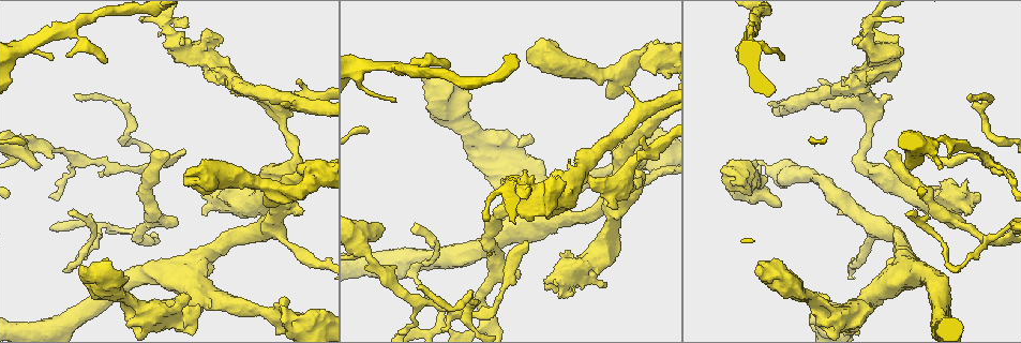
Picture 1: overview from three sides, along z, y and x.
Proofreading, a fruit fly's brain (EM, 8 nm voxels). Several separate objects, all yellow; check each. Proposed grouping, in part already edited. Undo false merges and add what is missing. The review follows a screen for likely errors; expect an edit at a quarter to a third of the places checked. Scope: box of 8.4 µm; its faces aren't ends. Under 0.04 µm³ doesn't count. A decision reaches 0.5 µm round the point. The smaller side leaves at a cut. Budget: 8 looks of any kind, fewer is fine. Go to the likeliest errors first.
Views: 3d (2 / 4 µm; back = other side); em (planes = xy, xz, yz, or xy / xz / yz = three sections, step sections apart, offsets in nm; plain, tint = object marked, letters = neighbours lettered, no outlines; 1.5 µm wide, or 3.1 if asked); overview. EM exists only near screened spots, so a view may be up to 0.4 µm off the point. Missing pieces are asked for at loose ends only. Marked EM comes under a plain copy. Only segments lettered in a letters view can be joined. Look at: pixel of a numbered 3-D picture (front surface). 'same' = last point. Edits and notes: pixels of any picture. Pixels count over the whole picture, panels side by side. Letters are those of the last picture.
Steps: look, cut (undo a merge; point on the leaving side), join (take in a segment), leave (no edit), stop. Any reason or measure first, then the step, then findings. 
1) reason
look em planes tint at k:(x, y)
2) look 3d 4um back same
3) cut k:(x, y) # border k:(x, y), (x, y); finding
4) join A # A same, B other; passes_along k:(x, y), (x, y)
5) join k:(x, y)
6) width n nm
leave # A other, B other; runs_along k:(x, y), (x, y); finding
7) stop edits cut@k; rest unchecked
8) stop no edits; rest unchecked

an open end
look 3d 4um back at 1:(167, 156)

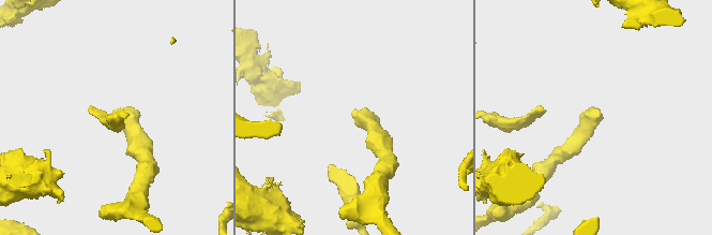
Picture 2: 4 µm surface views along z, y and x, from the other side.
look em planes letters at 2:(596, 114)

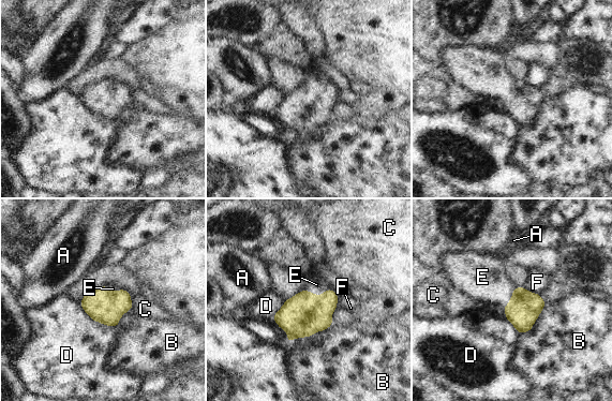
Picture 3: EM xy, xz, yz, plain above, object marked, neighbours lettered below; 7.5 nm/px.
join E # A other, B other, C other, D other, E same, F other; passes_along 3:(306, 313), (317, 296), (316, 284); the cell continues

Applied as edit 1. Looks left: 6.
look overview

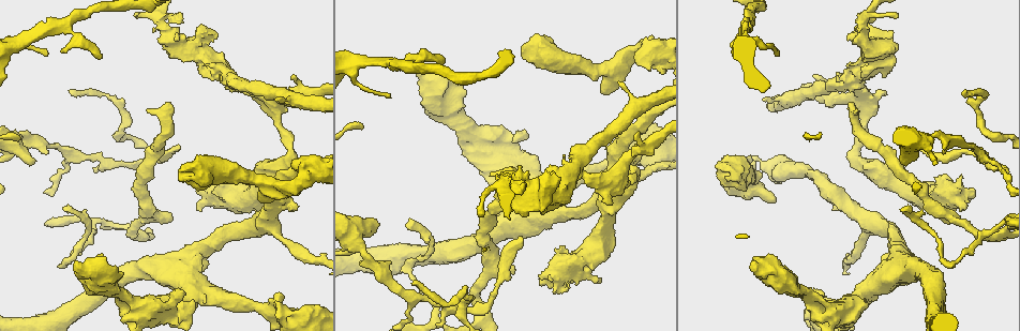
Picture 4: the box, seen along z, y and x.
an open end
look 3d 4um at 4:(511, 273)

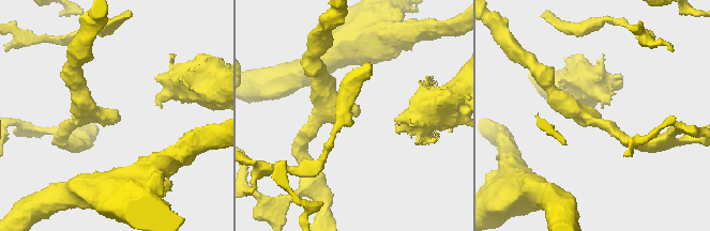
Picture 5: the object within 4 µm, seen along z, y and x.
shape alone is not enough
look em xy step 4 tint at 5:(116, 119)

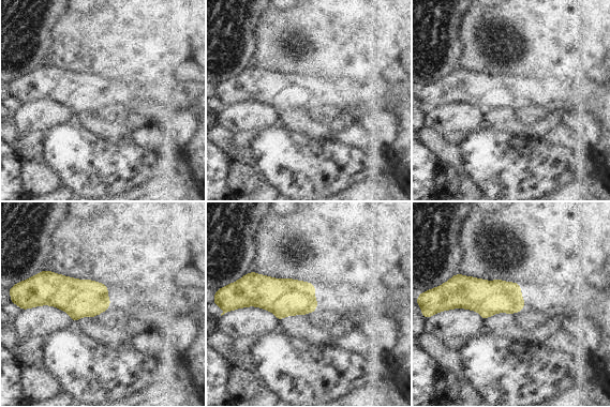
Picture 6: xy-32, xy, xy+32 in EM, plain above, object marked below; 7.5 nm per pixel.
look em planes letters same

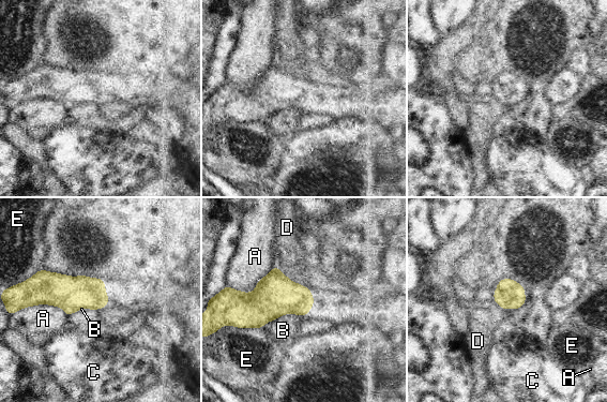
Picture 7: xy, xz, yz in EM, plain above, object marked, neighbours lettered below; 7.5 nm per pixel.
leave # A other, B other, C other, D other, E other; border 7:(276, 266), (288, 278); no lettered segment goes on from it

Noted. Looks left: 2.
stop edits join@3; rest unchecked

